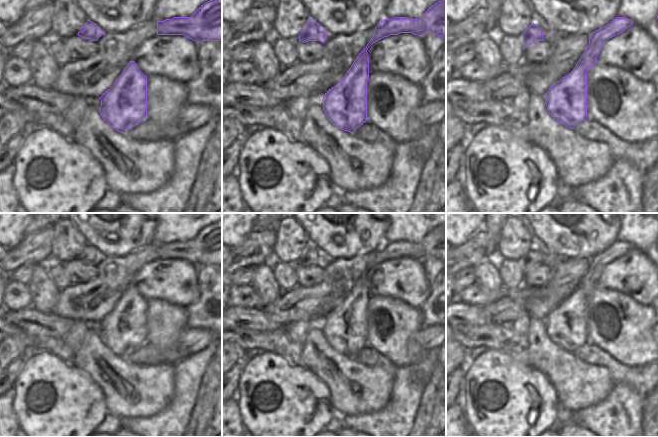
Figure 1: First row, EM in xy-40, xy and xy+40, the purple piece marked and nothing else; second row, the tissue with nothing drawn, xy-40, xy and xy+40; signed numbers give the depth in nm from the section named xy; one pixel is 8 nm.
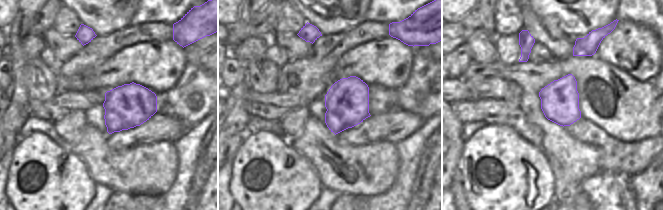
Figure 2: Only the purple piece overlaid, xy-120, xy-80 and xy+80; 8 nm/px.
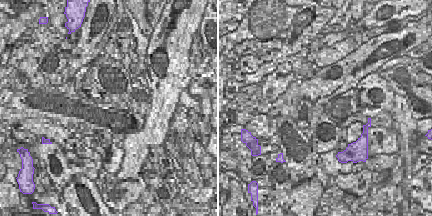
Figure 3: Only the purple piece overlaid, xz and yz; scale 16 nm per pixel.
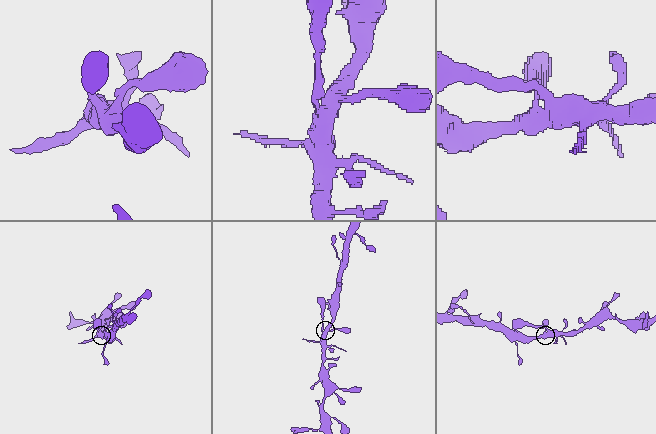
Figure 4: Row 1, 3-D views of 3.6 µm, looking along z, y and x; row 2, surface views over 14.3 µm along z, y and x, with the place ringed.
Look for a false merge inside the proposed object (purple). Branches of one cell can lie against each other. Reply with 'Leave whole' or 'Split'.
Leave whole.

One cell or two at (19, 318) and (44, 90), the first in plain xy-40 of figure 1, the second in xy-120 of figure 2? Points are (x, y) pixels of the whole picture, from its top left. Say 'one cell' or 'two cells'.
two cells

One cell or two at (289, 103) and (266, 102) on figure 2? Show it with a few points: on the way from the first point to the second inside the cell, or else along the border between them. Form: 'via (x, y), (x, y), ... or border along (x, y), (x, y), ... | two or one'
via (283, 103), (272, 103) | one

